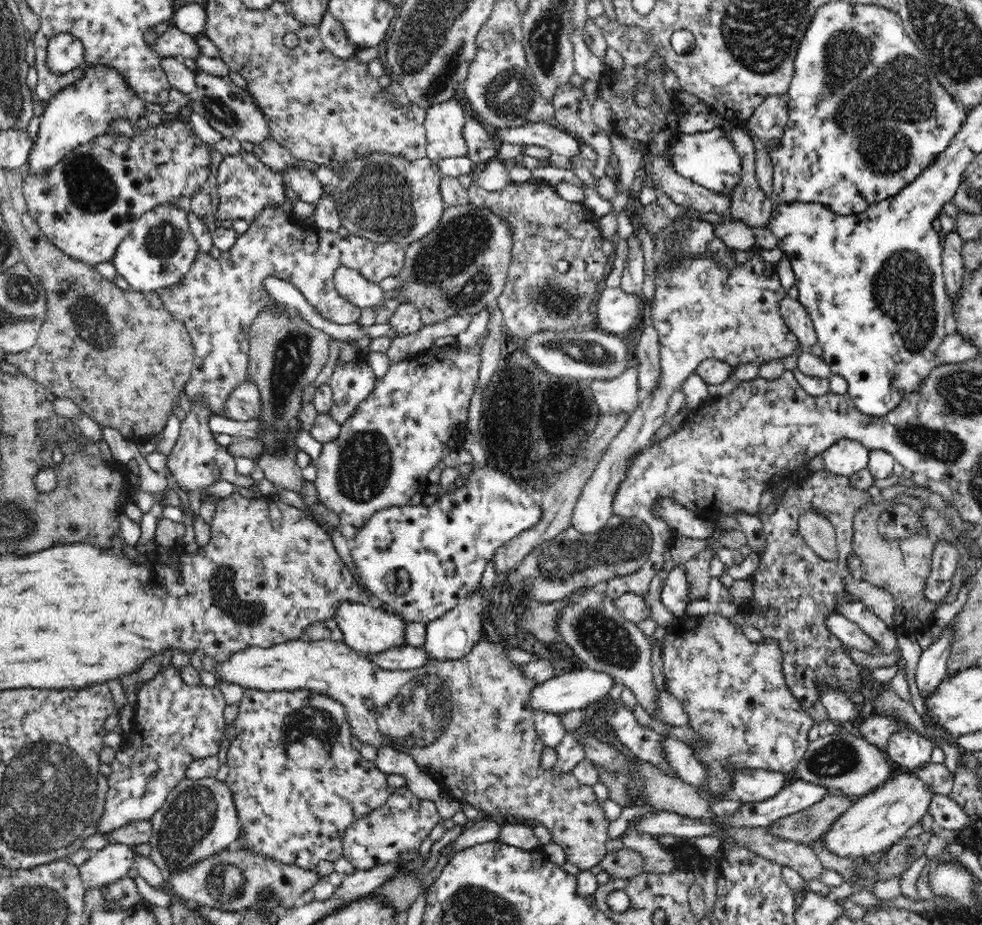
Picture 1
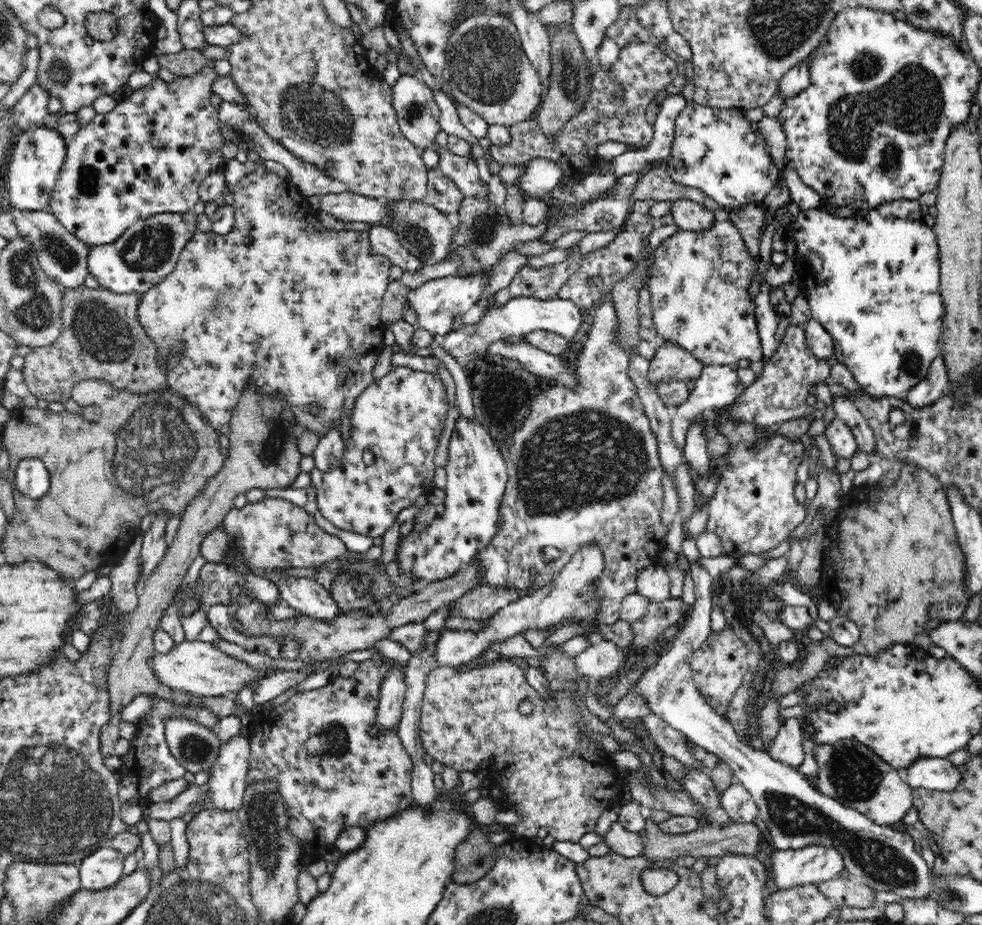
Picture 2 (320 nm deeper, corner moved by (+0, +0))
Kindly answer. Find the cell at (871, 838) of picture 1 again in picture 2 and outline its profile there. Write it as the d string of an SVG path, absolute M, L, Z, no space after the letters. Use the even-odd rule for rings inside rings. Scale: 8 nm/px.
M812 845L798 850L775 847L770 852L770 876L779 890L817 885L839 876L842 869L843 857L833 846Z

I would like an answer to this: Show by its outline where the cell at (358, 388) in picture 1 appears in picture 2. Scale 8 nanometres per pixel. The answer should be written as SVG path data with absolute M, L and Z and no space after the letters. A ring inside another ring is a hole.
M333 424L326 430L326 434L319 440L318 446L313 452L315 467L320 472L330 472L338 466L344 443L342 442L342 433L340 433L340 424Z

